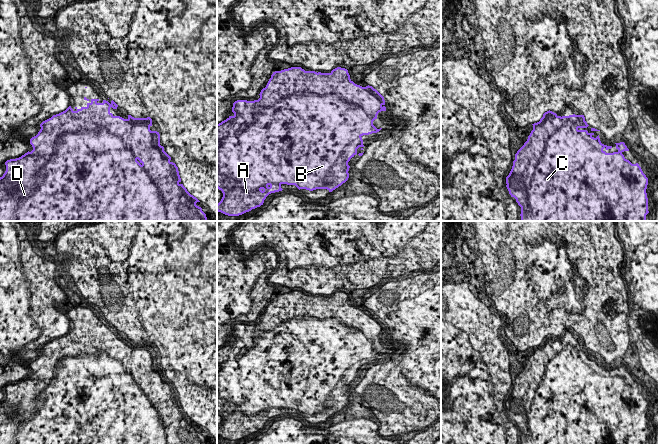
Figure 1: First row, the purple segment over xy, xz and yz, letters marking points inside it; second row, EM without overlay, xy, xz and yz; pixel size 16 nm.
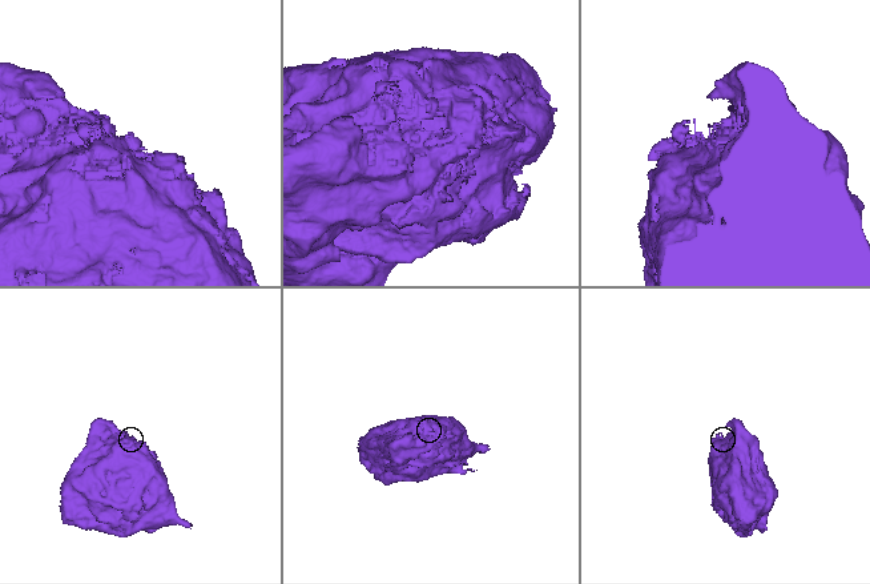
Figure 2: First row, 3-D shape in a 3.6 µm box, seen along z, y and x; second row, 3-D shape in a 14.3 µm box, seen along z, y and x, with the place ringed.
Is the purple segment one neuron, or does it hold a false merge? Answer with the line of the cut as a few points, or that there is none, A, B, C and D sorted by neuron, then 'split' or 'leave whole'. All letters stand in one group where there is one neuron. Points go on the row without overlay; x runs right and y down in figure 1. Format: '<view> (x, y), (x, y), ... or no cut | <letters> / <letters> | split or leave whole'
no cut | A B C D | leave whole

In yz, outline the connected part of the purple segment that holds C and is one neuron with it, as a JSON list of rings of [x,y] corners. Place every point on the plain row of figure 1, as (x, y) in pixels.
[[[547,335],[539,346],[532,348],[533,354],[528,360],[527,365],[515,378],[512,393],[506,401],[506,411],[511,421],[516,423],[516,426],[521,431],[521,445],[646,445],[648,435],[647,409],[648,402],[643,397],[638,387],[632,388],[622,378],[624,375],[629,375],[624,366],[615,367],[617,376],[606,377],[603,373],[611,373],[612,370],[607,370],[601,367],[599,359],[594,362],[594,355],[600,355],[591,352],[589,357],[586,352],[589,350],[585,345],[584,339],[569,339],[558,340],[552,335]]]

